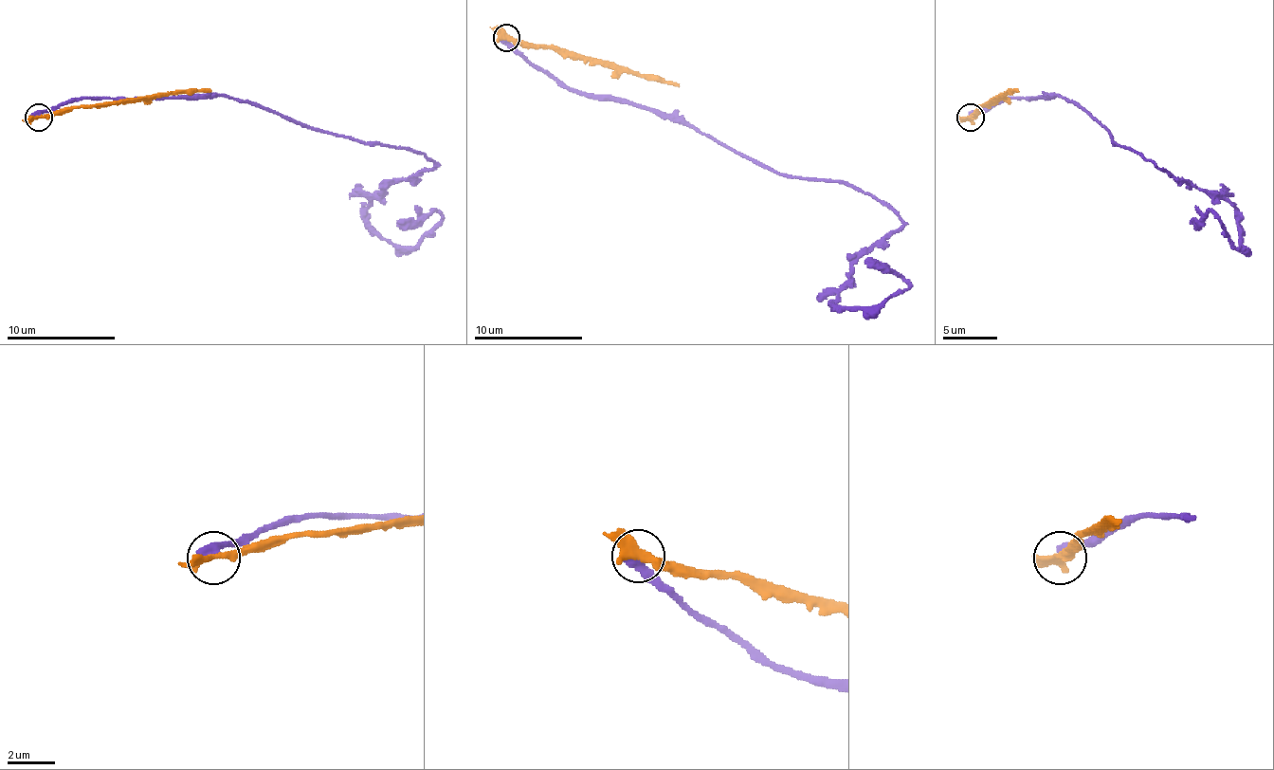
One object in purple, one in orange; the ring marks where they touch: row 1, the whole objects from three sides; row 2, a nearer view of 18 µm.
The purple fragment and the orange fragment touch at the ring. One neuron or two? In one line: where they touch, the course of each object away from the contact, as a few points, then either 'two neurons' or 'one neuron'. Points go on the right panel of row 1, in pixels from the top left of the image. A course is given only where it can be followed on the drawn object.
(970, 118) | purple via (970, 117), (999, 100), (1059, 95), (1113, 141), (1228, 201), (1238, 217), (1238, 247), (1210, 211), (1192, 222) | orange via (970, 117), (993, 98), (1018, 89) | two neurons

